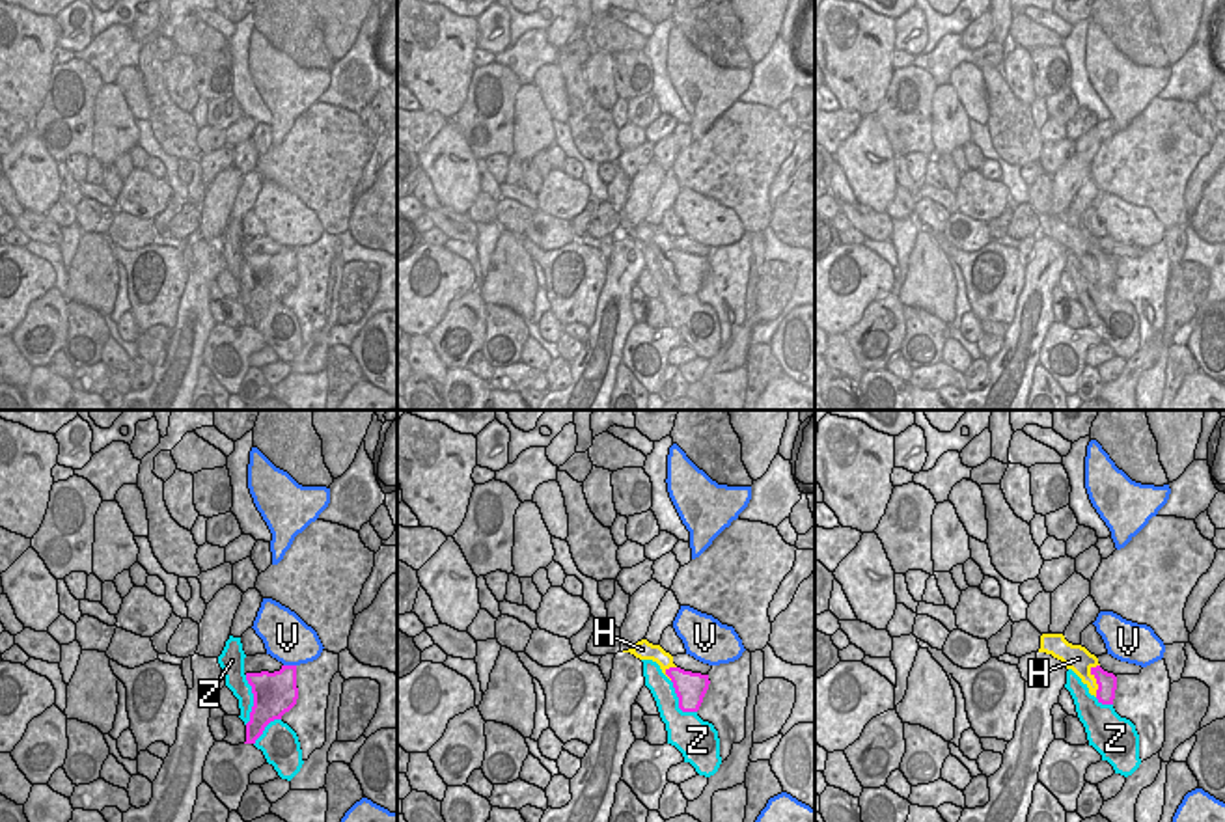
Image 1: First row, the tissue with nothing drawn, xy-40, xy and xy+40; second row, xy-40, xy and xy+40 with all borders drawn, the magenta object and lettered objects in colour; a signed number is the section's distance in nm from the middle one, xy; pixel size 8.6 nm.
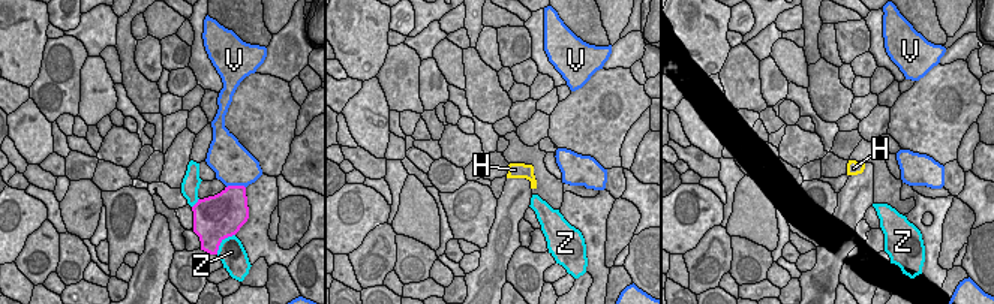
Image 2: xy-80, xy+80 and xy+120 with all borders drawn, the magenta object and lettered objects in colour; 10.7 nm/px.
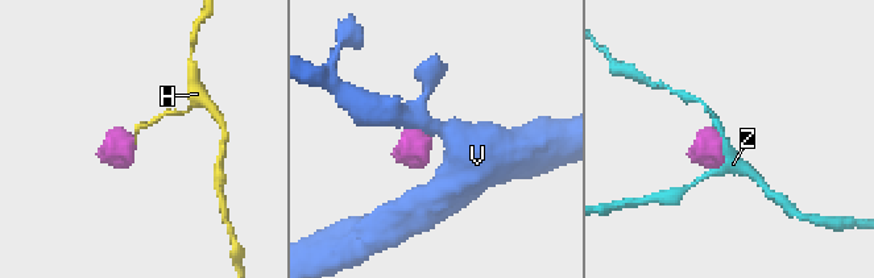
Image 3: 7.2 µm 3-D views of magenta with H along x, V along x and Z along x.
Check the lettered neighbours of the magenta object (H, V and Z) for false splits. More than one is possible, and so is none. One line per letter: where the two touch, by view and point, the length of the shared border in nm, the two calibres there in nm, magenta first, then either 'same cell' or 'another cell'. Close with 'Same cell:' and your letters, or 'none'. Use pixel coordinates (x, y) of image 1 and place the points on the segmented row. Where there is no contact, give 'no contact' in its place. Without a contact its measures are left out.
H: xy+40 (1095, 677) | 280 nm | 160/220 nm | same cell
V: xy-40 (289, 666) | 110 nm | 340/400 nm | another cell
Z: xy-40 (254, 699) | 440 nm | 380/190 nm | another cell
Same cell: H

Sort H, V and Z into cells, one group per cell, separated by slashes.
H / V / Z

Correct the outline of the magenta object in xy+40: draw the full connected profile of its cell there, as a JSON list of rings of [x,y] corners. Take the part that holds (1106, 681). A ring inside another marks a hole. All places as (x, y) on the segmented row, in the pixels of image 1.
[[[1042,634],[1039,652],[1052,654],[1061,660],[1067,669],[1072,669],[1098,703],[1113,705],[1117,677],[1104,671],[1098,658],[1085,647],[1068,643],[1063,634]]]

